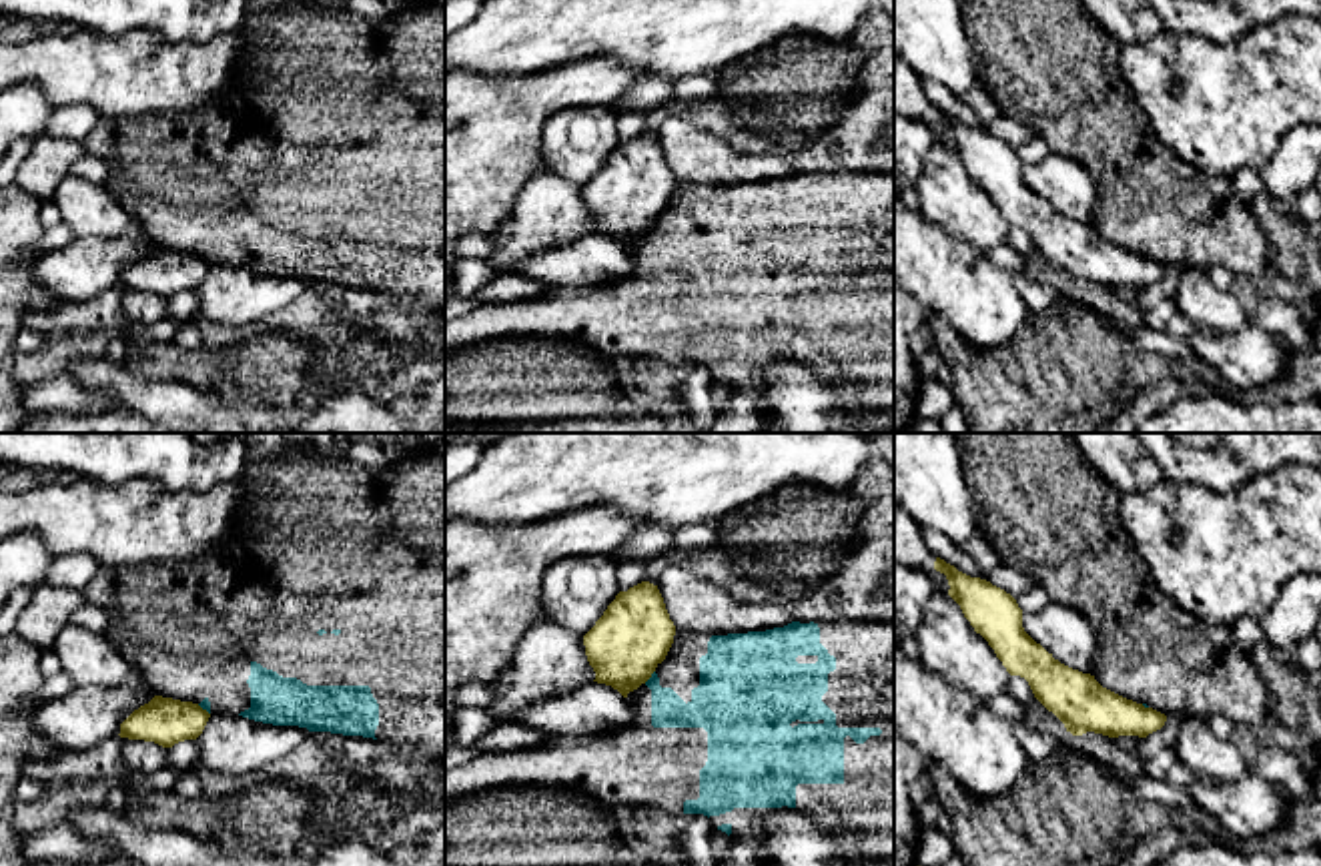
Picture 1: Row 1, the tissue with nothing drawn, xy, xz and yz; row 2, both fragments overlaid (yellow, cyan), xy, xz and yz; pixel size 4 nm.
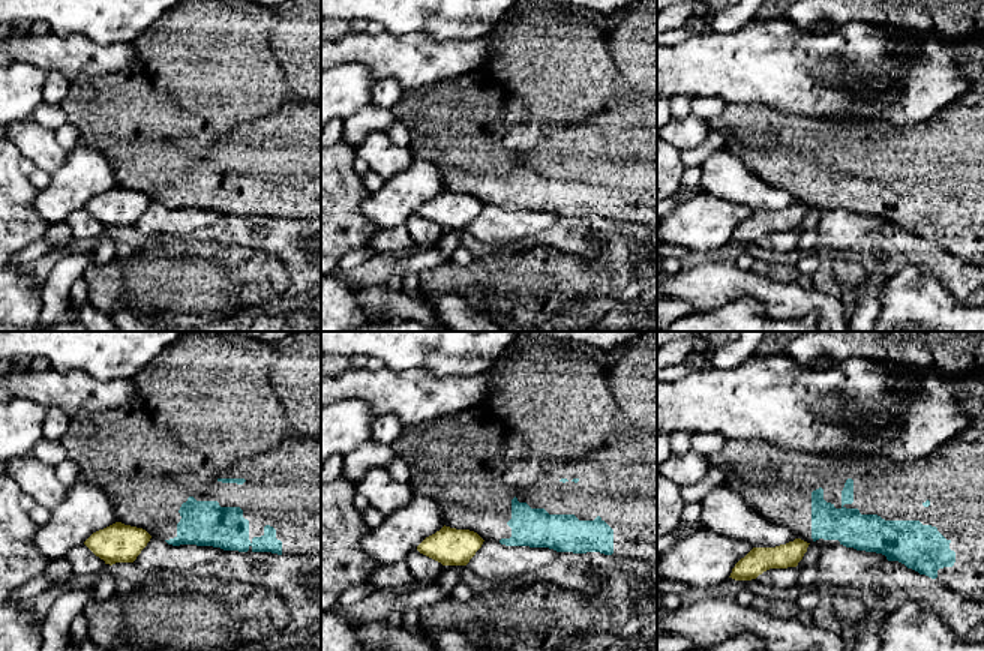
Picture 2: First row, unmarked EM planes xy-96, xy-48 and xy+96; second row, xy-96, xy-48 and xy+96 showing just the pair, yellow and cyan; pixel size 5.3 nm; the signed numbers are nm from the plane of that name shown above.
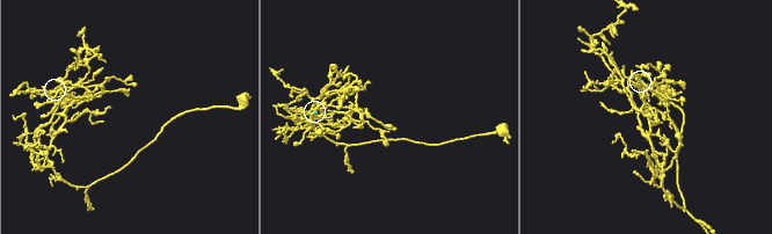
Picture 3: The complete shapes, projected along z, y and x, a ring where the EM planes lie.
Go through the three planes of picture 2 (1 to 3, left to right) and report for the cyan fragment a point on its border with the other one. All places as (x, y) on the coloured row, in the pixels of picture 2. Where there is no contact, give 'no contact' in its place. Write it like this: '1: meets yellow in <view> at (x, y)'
1: no contact
2: no contact
3: no contact

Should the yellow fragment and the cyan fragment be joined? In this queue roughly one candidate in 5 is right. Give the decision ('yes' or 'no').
no

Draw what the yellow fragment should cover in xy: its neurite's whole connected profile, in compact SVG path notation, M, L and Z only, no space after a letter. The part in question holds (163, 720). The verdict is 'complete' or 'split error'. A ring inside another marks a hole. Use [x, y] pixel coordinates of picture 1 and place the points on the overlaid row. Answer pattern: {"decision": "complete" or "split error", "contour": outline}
{"decision": "complete", "contour": "M154 696L120 724L120 738L154 742L172 748L196 740L210 714L198 704Z"}

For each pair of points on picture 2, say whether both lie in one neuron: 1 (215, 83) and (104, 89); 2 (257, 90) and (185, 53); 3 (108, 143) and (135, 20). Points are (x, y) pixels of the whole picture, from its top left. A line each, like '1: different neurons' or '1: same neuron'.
1: same neuron
2: same neuron
3: different neurons

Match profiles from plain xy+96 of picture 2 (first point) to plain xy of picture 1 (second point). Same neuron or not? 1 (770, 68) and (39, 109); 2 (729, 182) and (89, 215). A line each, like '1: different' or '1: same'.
1: different
2: same

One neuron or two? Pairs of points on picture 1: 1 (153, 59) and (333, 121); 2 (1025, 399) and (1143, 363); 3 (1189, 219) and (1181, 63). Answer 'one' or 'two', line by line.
1: two
2: one
3: two

